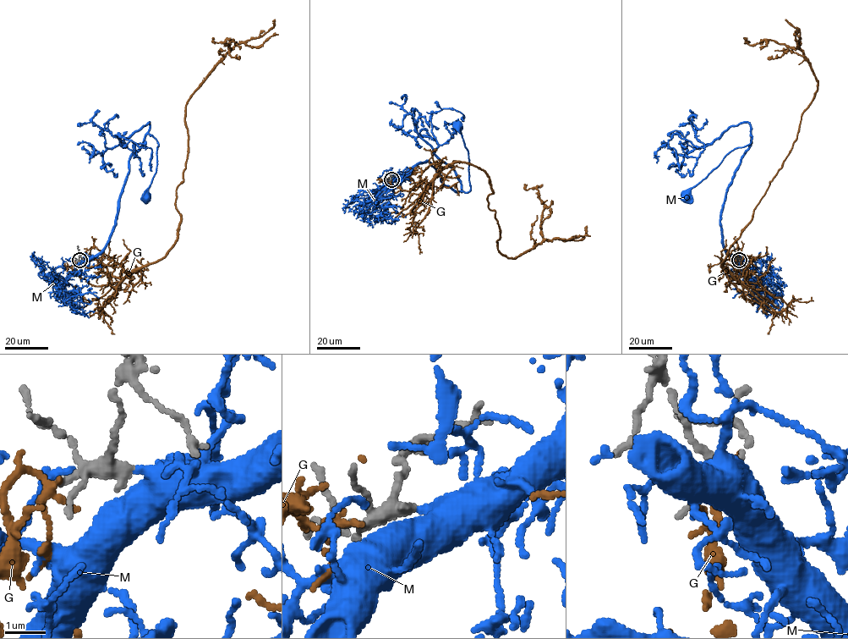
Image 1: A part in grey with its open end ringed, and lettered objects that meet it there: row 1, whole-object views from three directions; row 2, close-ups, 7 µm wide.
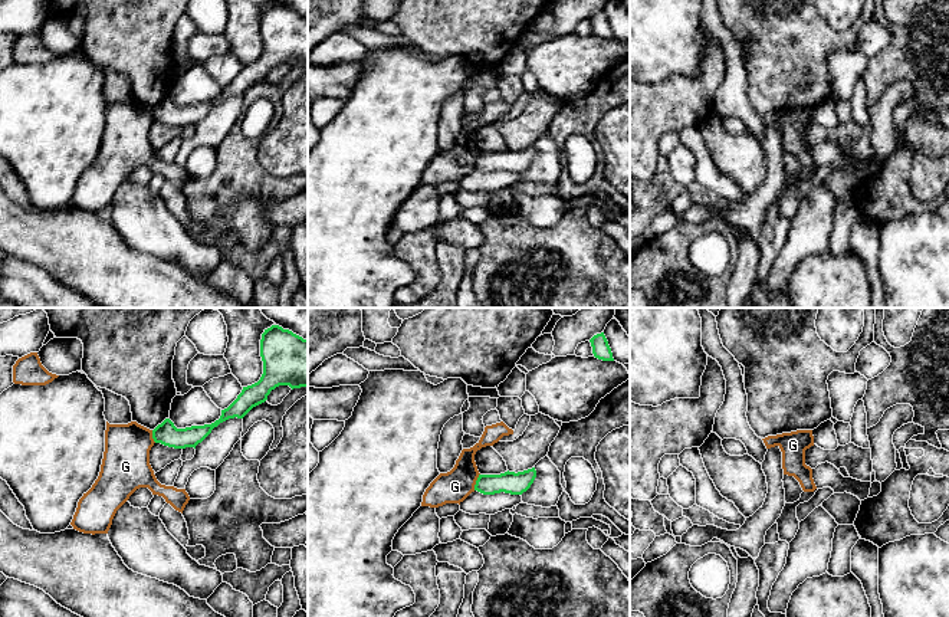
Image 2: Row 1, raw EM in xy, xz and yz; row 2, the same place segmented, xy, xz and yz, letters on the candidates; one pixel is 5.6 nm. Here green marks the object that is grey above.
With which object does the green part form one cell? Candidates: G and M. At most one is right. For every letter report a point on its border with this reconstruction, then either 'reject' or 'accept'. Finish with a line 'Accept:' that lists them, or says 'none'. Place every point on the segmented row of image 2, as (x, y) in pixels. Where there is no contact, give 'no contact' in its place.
G: xz (476, 482) | reject
M: no contact | accept
Accept: M

